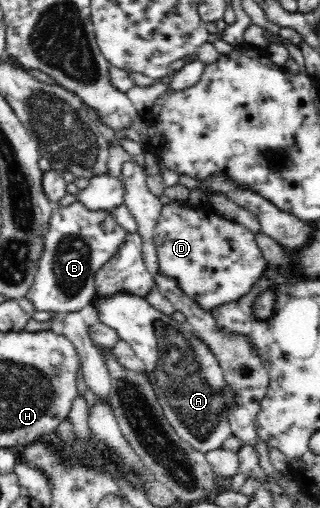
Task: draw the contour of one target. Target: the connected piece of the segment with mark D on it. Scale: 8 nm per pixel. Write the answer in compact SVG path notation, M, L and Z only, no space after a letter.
M180 204L163 205L153 239L158 254L160 275L176 280L180 291L207 312L248 295L248 292L252 292L252 286L256 286L256 282L262 278L268 267L255 241L255 234L244 225L214 212L207 205L196 207Z

